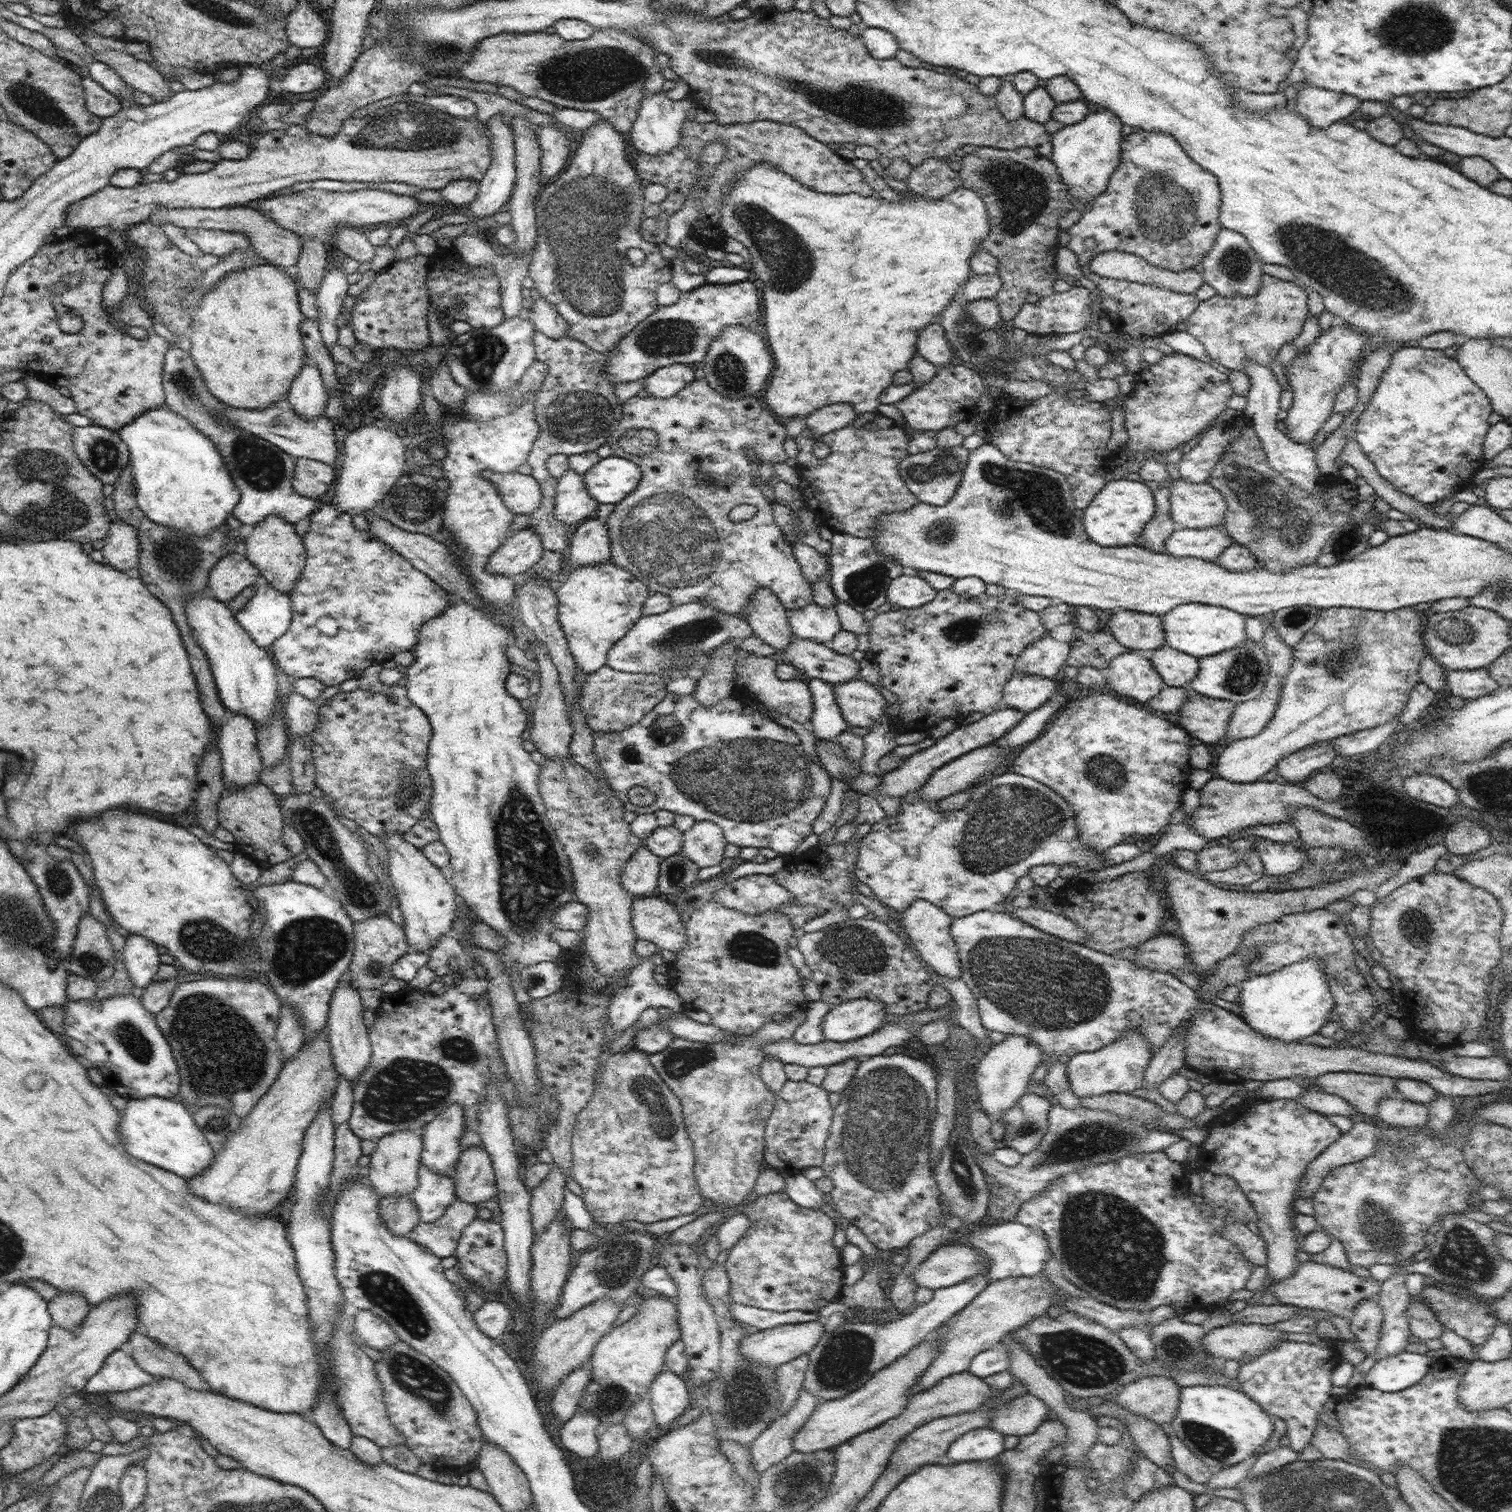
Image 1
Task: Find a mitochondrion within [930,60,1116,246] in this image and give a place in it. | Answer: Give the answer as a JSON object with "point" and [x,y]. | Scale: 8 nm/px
{"point":[1022,192]}

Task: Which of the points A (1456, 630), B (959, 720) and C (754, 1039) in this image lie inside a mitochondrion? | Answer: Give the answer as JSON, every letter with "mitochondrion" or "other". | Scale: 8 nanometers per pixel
{"A":"mitochondrion","B":"other","C":"other"}

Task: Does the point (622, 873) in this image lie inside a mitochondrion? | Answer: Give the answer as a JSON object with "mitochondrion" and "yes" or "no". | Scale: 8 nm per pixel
{"mitochondrion":"no"}

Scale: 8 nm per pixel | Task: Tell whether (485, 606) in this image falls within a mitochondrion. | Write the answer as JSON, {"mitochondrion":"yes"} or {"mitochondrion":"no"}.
{"mitochondrion":"no"}

